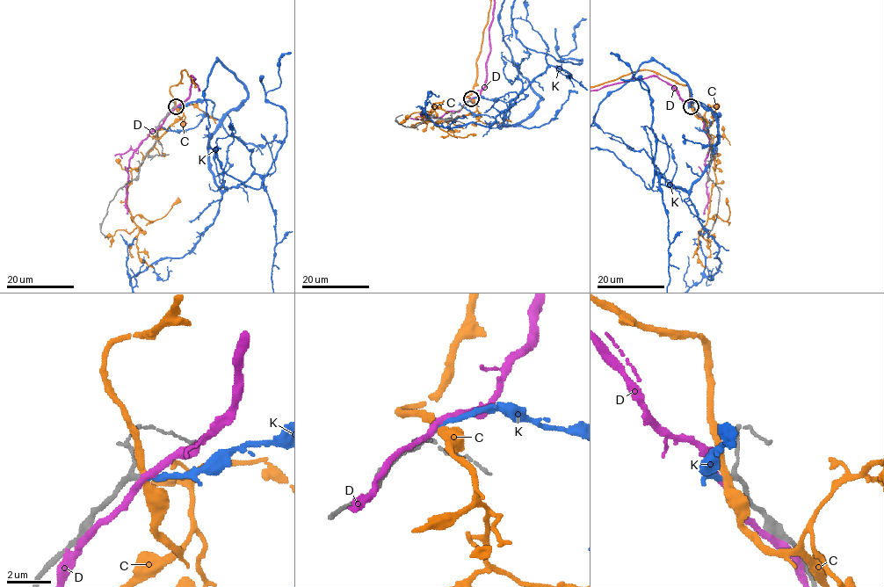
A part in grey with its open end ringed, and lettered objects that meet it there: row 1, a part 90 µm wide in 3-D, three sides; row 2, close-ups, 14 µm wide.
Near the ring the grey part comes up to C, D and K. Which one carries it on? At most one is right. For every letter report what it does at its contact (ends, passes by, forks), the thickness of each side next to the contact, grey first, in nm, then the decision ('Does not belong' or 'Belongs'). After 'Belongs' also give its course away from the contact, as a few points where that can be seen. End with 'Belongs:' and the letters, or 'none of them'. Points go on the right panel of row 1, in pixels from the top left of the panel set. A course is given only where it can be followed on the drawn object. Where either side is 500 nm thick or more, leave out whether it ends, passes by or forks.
C: It passes by. Thickness 200 nm (grey) against 320 nm. Does not belong
D: It passes by. Thickness 200 nm (grey) against 300 nm. Does not belong
K: It ends there. Thickness 190 nm (grey) against 190 nm. Belongs
Belongs: K

